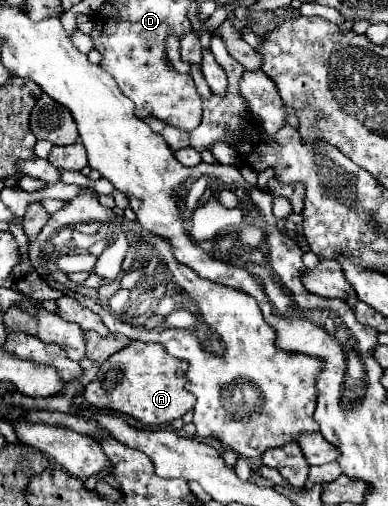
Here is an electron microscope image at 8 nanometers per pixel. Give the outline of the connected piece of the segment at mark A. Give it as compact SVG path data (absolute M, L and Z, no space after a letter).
M130 342L100 366L94 382L84 388L84 400L96 410L128 414L148 426L168 424L194 408L196 396L184 388L186 372L188 364L184 360L170 358L170 354L166 354L160 344Z

